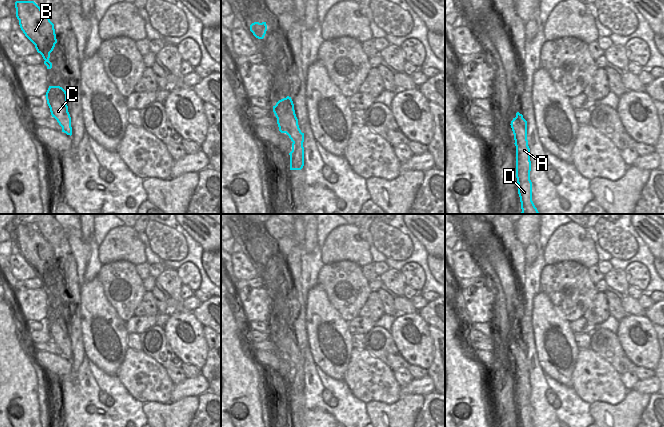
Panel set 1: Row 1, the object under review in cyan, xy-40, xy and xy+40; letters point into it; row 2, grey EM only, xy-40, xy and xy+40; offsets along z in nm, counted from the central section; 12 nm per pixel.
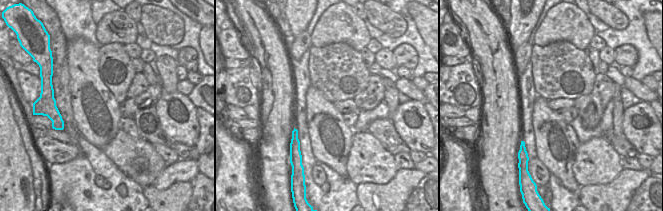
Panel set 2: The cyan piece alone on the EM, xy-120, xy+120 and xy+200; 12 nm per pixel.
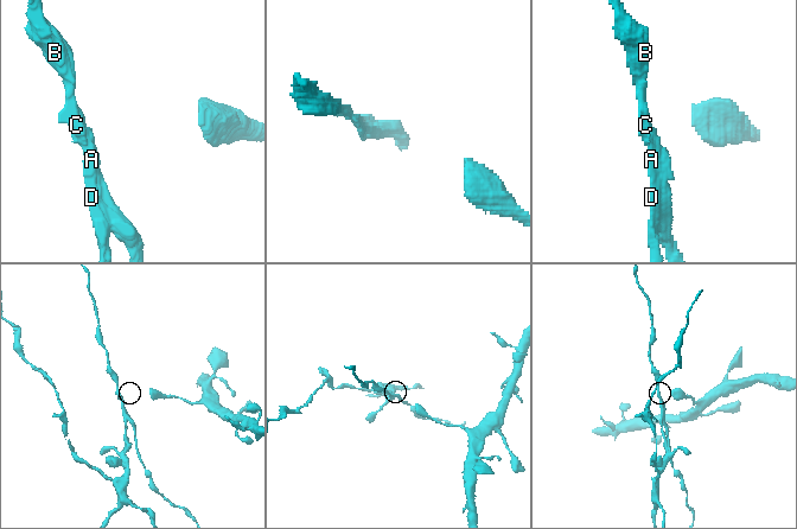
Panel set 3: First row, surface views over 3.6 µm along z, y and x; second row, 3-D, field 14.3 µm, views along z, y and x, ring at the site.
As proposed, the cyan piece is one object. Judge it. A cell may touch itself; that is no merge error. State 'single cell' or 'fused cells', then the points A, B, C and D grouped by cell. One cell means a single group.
fused cells; groups A D / B C

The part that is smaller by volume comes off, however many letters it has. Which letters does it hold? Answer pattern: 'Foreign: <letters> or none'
Foreign: A, D

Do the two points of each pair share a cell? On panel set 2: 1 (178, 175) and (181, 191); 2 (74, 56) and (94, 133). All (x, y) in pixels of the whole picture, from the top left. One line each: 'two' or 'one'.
1: two
2: one

